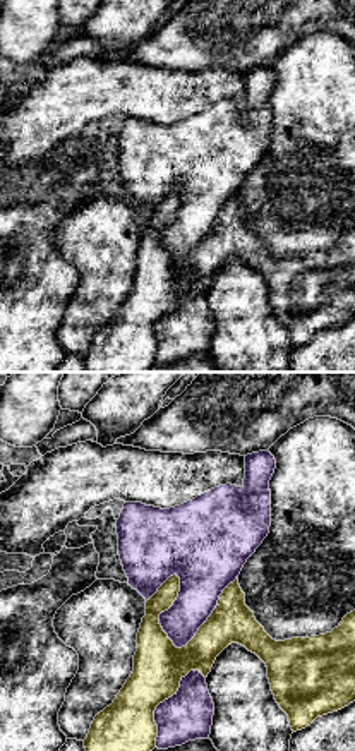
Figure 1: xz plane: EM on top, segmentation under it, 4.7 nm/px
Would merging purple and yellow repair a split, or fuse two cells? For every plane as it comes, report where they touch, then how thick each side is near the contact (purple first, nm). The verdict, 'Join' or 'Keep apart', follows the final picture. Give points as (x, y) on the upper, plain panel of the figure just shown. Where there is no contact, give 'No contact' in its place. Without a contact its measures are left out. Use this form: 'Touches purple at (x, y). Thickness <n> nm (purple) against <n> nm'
Touches purple at (211, 228). Thickness 320 nm (purple) against 200 nm

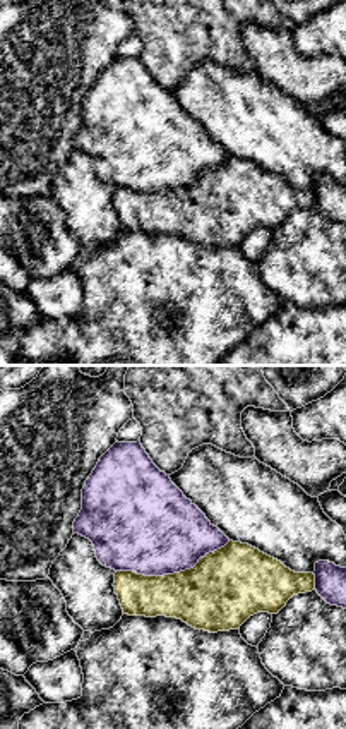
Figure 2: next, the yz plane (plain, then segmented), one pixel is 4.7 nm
Touches purple at (173, 187). Thickness 440 nm (purple) against 360 nm

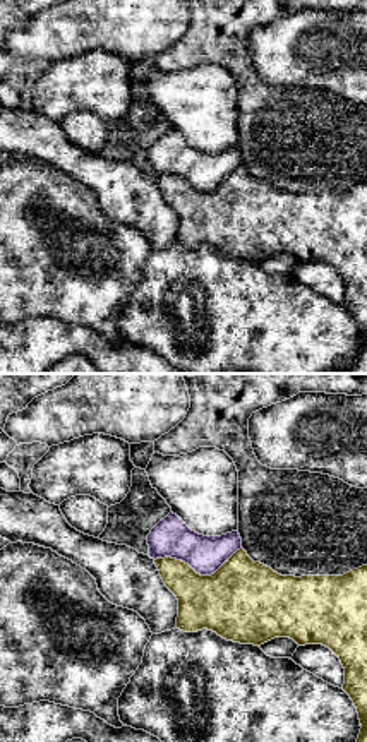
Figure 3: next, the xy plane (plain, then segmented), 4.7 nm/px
Touches purple at (198, 189). Thickness 180 nm (purple) against 380 nm

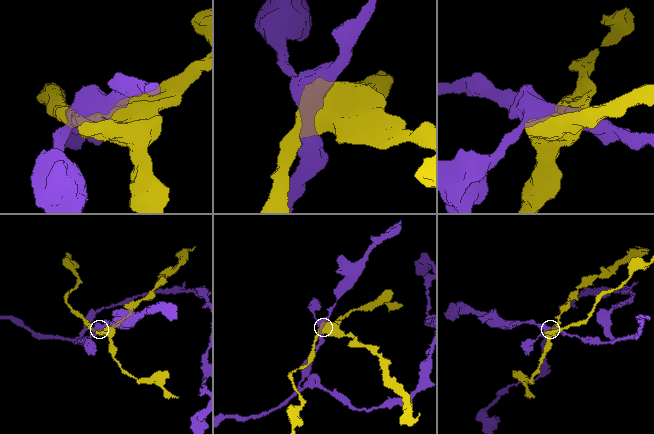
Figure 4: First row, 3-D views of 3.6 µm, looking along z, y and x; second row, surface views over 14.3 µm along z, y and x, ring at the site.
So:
Keep apart

